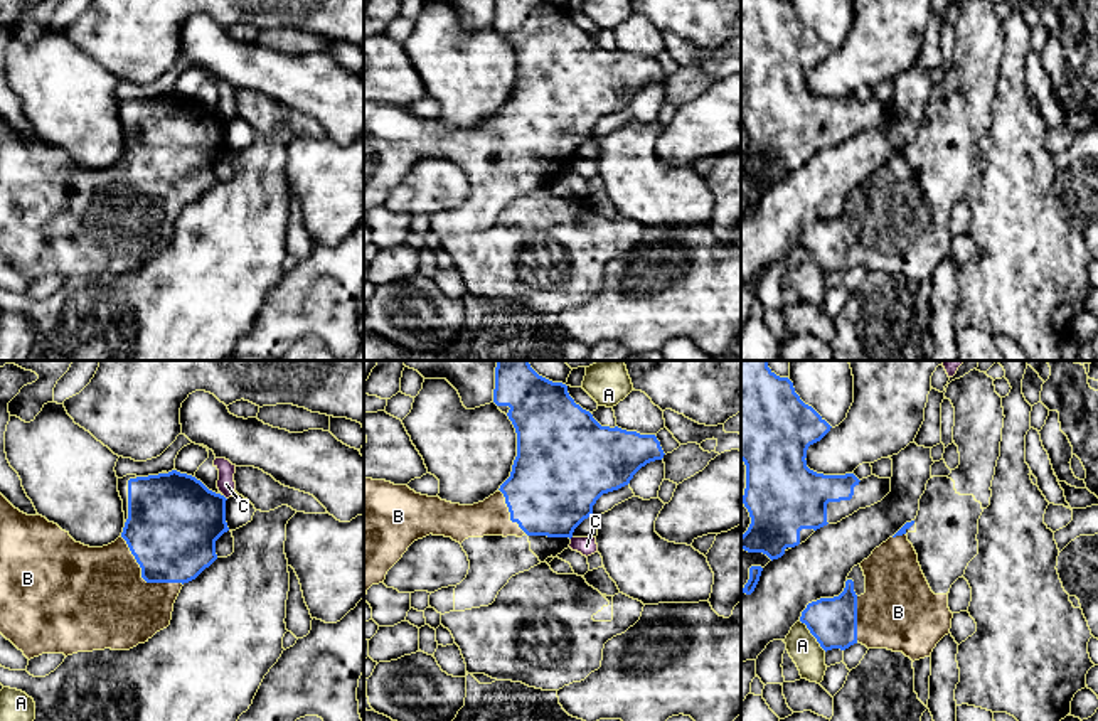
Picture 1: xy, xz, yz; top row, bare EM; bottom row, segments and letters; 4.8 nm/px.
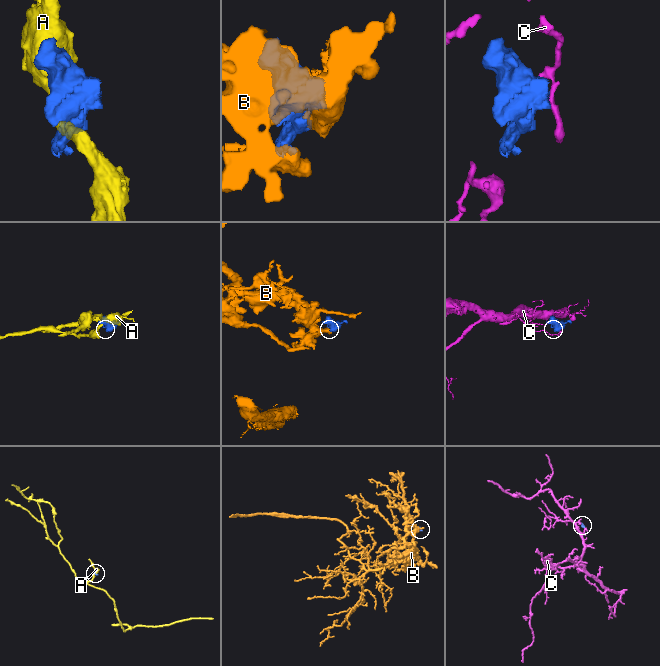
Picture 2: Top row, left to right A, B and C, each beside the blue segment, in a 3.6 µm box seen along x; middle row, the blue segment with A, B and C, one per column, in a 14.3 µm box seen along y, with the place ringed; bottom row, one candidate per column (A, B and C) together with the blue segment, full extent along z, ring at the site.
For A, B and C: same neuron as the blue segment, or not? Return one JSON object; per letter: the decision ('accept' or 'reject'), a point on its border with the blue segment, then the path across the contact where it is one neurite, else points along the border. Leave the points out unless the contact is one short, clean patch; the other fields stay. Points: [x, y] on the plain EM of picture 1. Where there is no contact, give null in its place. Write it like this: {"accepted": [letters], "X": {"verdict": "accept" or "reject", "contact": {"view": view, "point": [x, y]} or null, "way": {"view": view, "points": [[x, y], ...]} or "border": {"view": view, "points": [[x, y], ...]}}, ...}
{"accepted": ["B"], "A": {"verdict": "reject", "contact": {"view": "yz", "point": [812, 256]}}, "B": {"verdict": "accept", "contact": {"view": "xy", "point": [142, 199]}}, "C": {"verdict": "reject", "contact": {"view": "xy", "point": [224, 120]}}}

